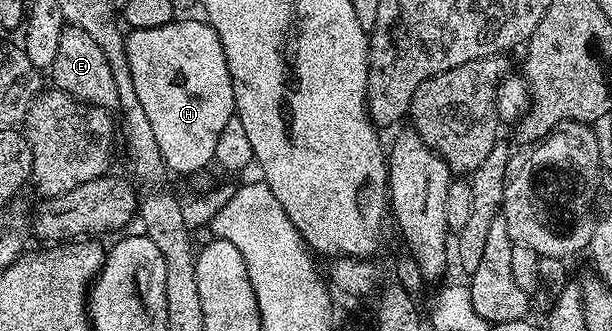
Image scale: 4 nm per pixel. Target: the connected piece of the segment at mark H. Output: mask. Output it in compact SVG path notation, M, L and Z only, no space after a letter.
M202 19L181 20L157 26L153 30L130 29L125 39L133 86L137 86L137 98L141 98L141 106L153 126L153 134L157 137L157 146L163 155L164 165L170 171L172 168L175 172L197 172L215 159L217 138L221 138L225 122L236 115L235 95L221 38L217 38L211 25Z

